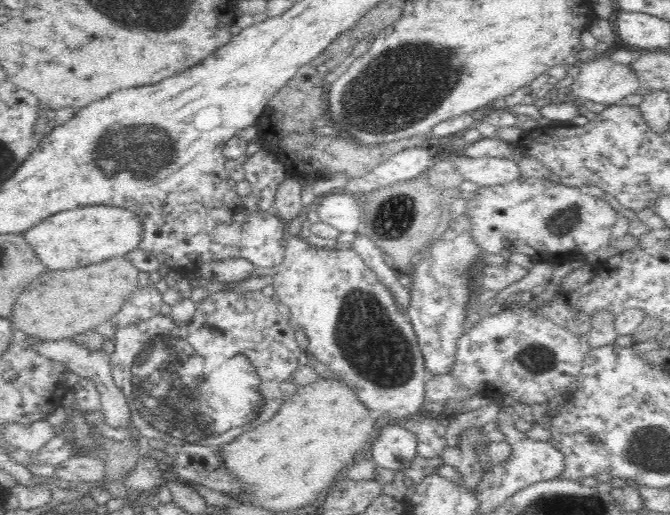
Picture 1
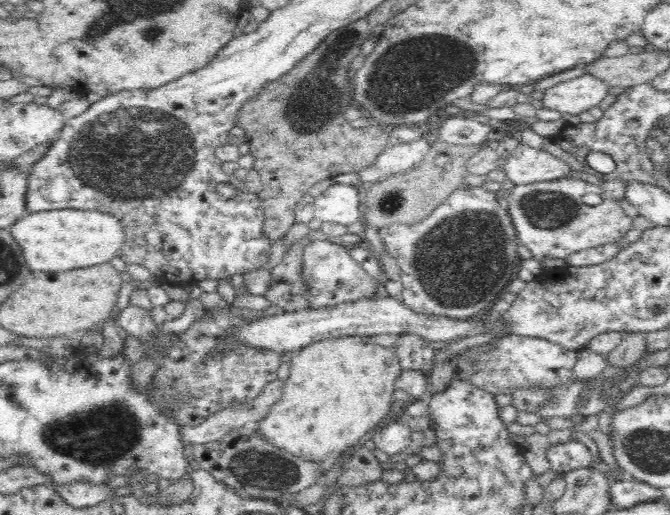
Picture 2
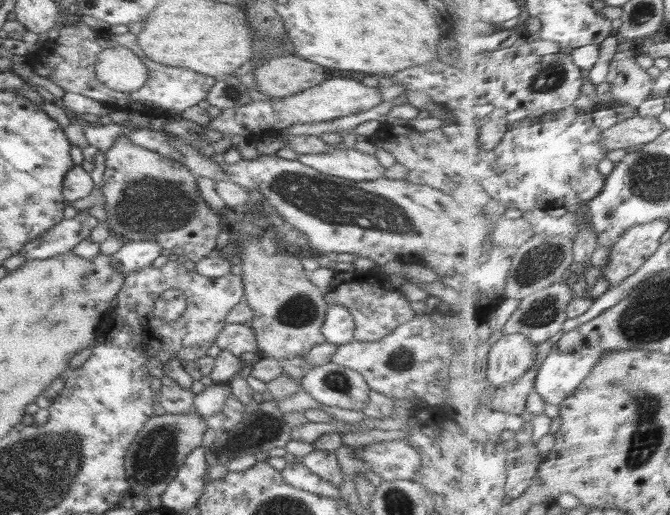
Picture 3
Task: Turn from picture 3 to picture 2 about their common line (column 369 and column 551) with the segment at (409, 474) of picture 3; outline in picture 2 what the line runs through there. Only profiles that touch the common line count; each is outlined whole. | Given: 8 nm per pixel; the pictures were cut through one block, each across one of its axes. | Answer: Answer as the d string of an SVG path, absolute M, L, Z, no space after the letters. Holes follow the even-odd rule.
M569 440L564 444L550 446L547 458L551 464L551 471L563 475L574 470L590 468L592 454L582 442Z

